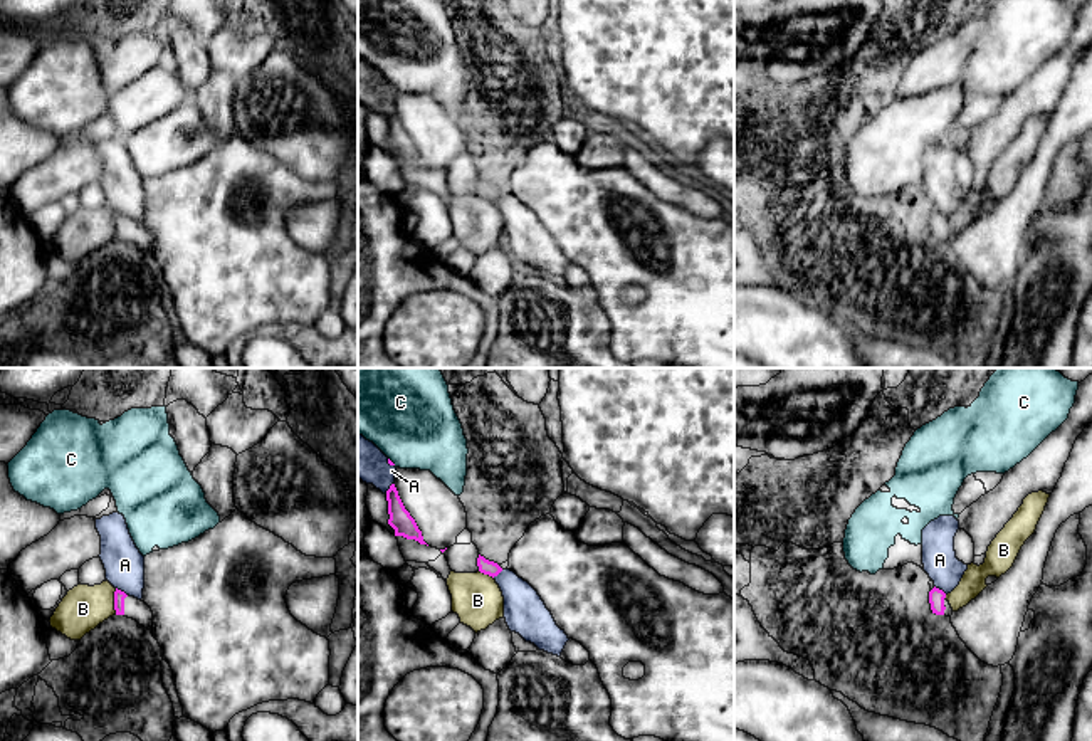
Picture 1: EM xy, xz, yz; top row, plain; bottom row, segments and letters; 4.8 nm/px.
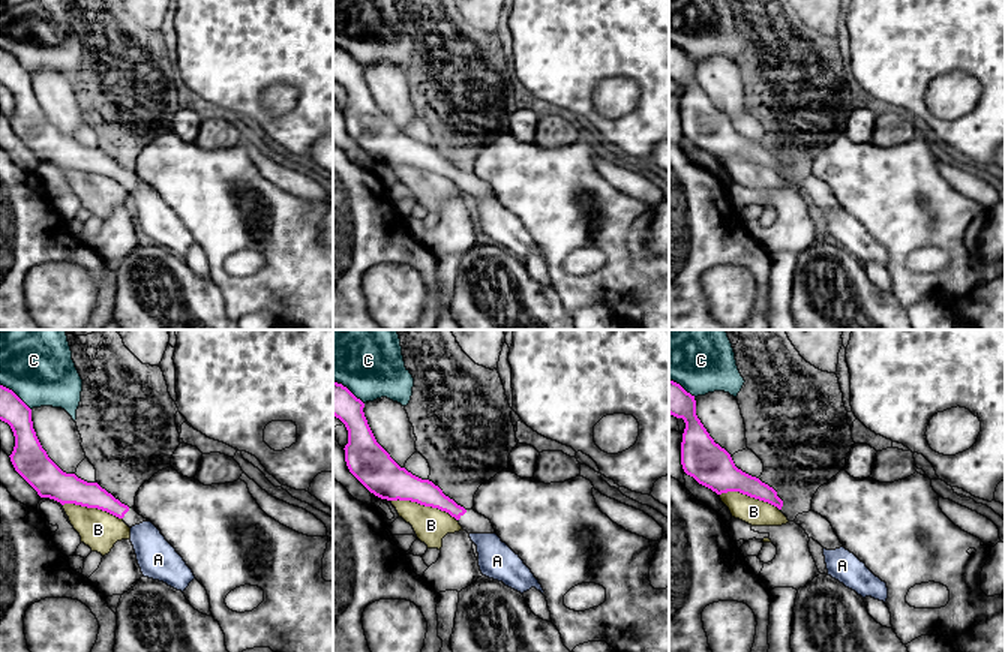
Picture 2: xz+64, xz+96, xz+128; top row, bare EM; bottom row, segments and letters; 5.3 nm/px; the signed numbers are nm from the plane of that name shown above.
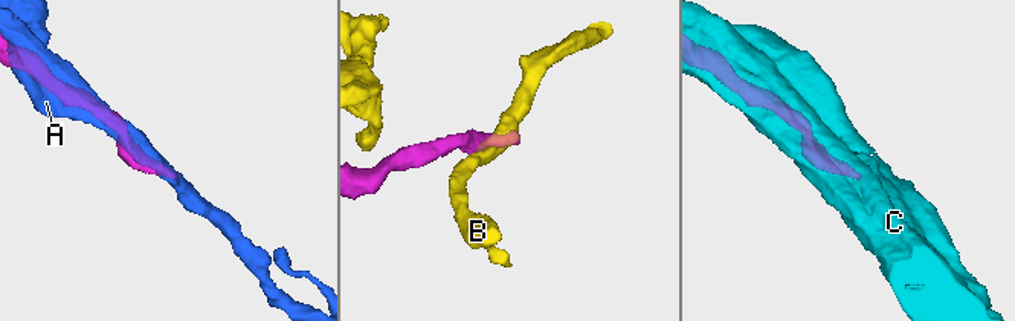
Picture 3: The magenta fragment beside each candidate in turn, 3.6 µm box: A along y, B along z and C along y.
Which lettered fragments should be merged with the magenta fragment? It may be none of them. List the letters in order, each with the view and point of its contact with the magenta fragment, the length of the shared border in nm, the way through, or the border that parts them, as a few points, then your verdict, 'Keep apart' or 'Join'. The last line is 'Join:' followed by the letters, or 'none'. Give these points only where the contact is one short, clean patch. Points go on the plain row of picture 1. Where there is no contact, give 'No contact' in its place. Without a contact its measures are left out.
A: Touches magenta at xz (390, 111). Shared border 70 nm. Keep apart
B: Touches magenta at xy (115, 225). Shared border 130 nm. Keep apart
C: Touches magenta at xz (390, 84). Shared border 50 nm. Keep apart
Join: none

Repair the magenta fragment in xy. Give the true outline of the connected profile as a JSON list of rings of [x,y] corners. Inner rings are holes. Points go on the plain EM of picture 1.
[[[118,212],[114,215],[114,234],[116,234],[116,239],[124,239],[128,242],[133,242],[144,252],[151,254],[151,249],[153,249],[151,232],[144,225],[134,220],[129,220]]]

